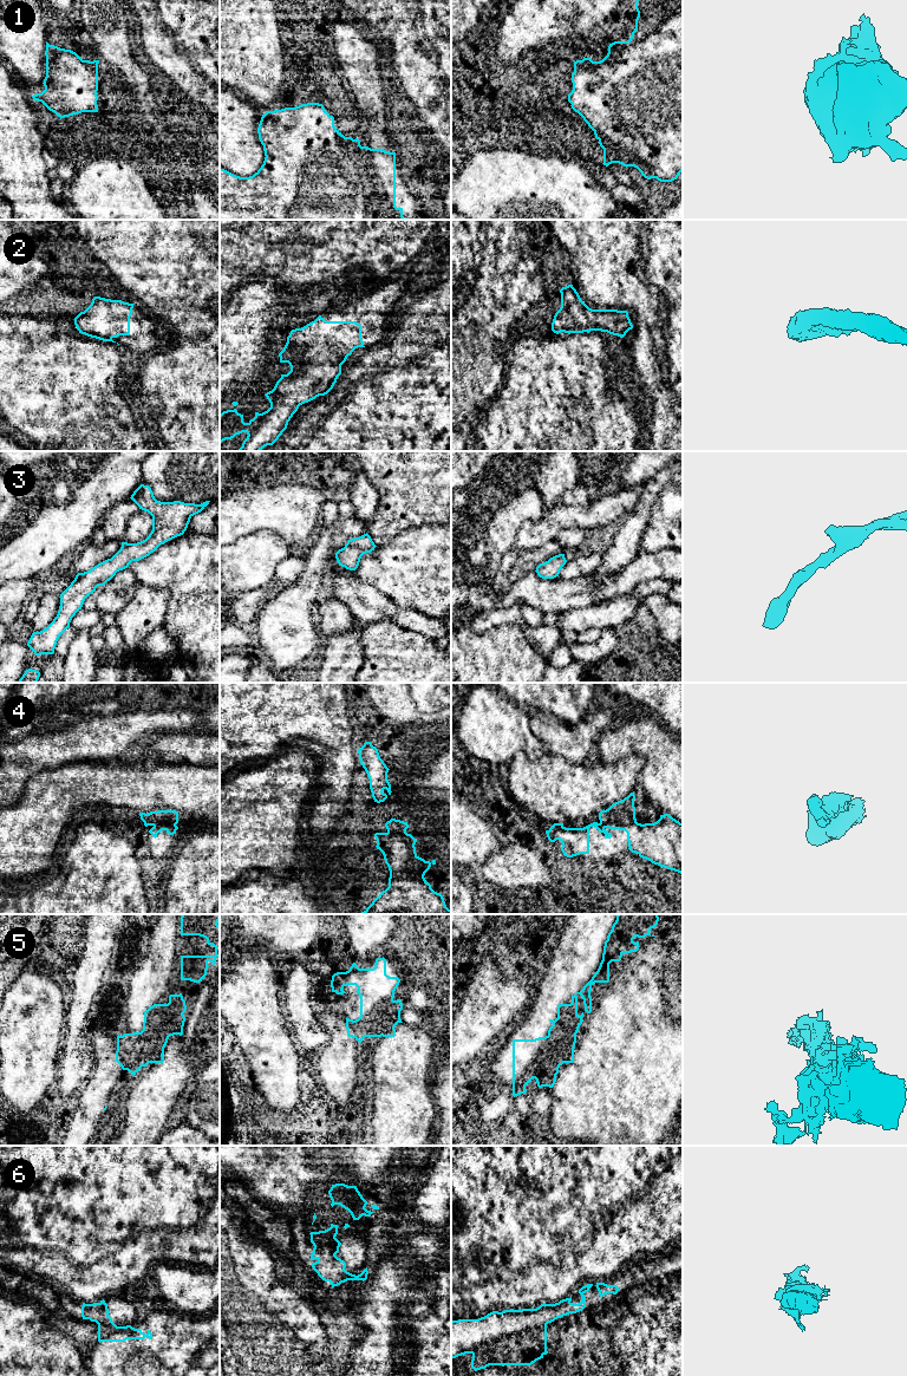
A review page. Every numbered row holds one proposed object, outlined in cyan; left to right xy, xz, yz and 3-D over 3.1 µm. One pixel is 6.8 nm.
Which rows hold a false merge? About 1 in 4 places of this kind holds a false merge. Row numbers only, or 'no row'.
5

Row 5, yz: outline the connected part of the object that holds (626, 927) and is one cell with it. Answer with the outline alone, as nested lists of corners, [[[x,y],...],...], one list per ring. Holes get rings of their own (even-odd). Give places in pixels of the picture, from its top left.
[[[618,914],[616,920],[612,926],[611,932],[607,935],[607,940],[605,941],[602,960],[600,963],[598,971],[594,973],[592,979],[583,986],[583,989],[580,992],[576,992],[574,996],[572,996],[570,1004],[559,1004],[557,1019],[560,1020],[562,1029],[566,1031],[566,1033],[569,1037],[569,1056],[566,1063],[574,1062],[576,1033],[579,1031],[580,1025],[583,1022],[582,1019],[583,1012],[580,1016],[578,1015],[578,996],[576,994],[579,993],[582,997],[585,1011],[587,1013],[590,1013],[592,1012],[592,997],[590,997],[592,985],[595,983],[608,983],[609,982],[609,964],[612,961],[620,961],[624,953],[637,952],[639,950],[639,941],[634,943],[633,939],[635,937],[645,938],[646,935],[651,935],[650,931],[658,925],[658,921],[659,921],[658,914]]]

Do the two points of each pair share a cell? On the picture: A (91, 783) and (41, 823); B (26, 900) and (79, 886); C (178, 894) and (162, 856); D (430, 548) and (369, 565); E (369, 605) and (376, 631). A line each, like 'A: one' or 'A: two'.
A: one
B: one
C: one
D: one
E: two

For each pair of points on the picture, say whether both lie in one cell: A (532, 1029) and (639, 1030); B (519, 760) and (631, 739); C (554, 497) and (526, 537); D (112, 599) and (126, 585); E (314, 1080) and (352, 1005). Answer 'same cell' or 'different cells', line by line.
A: different cells
B: different cells
C: different cells
D: same cell
E: different cells

